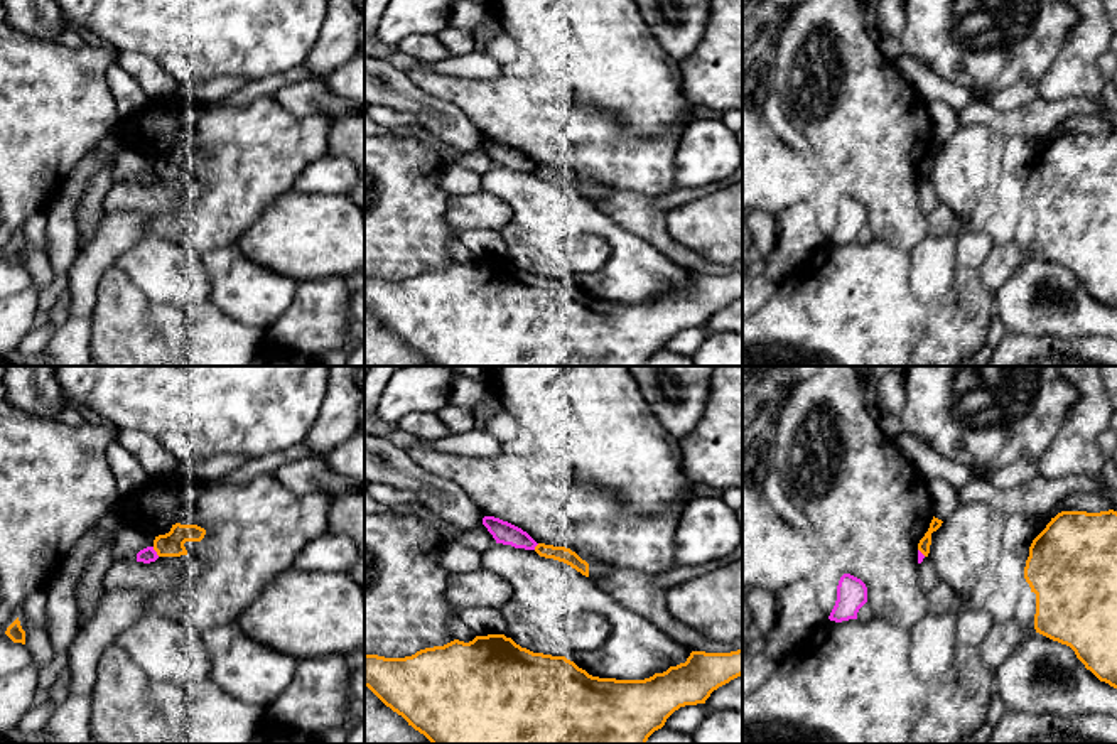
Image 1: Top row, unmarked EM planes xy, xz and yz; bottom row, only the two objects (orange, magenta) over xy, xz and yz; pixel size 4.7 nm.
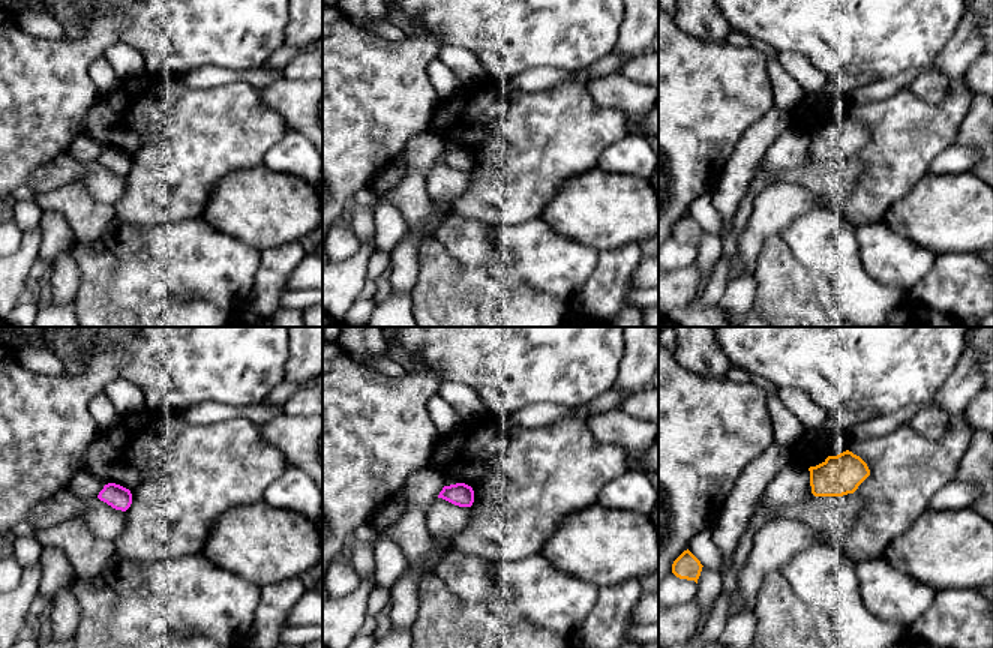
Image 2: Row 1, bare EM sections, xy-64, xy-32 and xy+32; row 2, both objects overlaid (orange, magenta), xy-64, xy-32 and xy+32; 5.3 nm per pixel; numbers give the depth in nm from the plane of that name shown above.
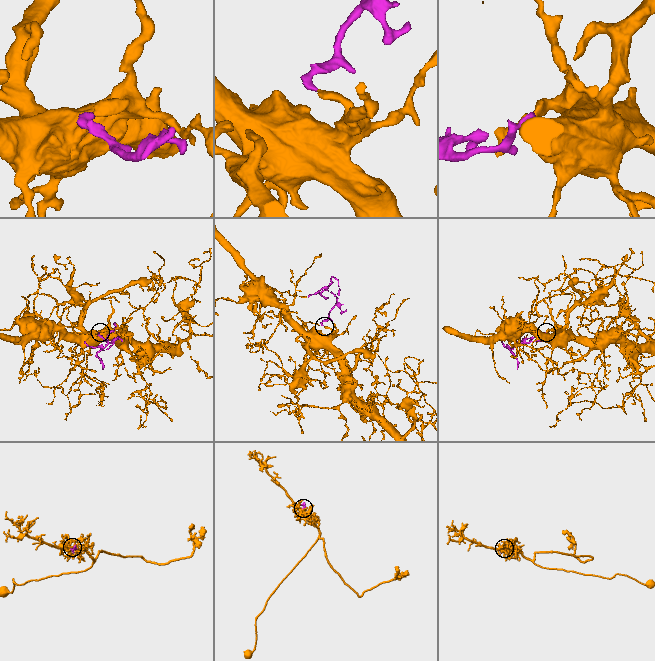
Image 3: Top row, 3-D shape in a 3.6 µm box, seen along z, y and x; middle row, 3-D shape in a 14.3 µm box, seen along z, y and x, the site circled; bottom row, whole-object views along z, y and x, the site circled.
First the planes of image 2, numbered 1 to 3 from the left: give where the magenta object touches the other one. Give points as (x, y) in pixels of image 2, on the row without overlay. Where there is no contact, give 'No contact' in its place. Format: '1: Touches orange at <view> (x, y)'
1: No contact
2: No contact
3: No contact

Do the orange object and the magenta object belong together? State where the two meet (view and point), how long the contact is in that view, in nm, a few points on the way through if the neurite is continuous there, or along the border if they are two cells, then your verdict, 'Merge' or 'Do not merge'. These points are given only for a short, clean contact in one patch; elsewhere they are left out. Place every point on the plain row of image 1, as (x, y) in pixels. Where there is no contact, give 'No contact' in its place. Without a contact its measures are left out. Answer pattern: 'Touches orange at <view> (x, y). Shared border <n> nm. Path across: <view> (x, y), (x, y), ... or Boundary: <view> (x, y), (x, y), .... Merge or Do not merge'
Touches orange at xy (156, 172). Shared border 60 nm. Boundary: xy (152, 169), (159, 177). Do not merge

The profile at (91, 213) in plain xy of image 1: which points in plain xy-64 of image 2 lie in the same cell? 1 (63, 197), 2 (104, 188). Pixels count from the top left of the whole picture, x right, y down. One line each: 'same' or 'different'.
1: same
2: different

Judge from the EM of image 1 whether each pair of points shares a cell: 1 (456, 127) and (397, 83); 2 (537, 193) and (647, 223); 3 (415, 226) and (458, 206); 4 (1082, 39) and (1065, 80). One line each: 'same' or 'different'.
1: same
2: different
3: different
4: same

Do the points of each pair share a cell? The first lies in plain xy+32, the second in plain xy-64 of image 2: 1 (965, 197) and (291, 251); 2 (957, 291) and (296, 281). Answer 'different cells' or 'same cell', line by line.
1: different cells
2: different cells

